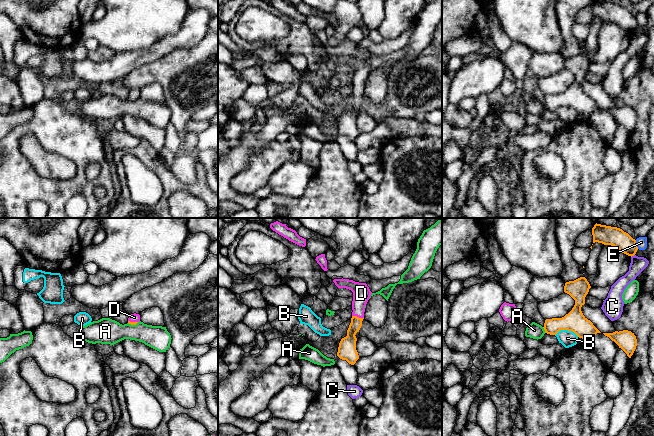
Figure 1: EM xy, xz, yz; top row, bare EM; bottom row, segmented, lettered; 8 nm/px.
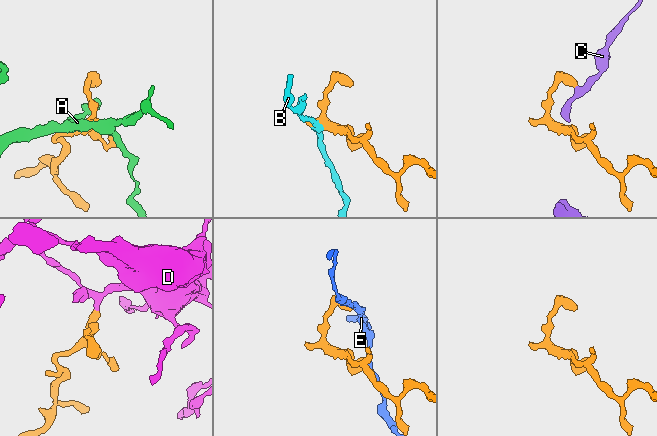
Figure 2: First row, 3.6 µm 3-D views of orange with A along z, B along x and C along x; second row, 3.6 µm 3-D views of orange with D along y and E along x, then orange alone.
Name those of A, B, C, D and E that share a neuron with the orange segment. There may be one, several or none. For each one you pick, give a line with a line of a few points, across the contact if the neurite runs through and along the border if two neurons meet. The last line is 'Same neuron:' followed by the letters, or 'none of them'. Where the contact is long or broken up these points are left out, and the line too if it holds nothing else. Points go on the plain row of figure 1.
D: xz (347, 122), (358, 93), (358, 79), (361, 69)
Same neuron: D

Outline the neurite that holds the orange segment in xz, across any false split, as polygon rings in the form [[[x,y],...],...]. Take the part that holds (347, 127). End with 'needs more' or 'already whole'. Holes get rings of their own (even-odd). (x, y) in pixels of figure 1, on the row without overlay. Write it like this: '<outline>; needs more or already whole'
[[[334,55],[333,58],[338,64],[346,64],[353,68],[352,77],[352,94],[349,104],[347,106],[347,112],[342,114],[337,132],[346,136],[349,140],[354,141],[359,135],[358,128],[356,126],[356,109],[362,102],[364,95],[365,82],[372,70],[366,59],[359,59],[349,55]]]; needs more

